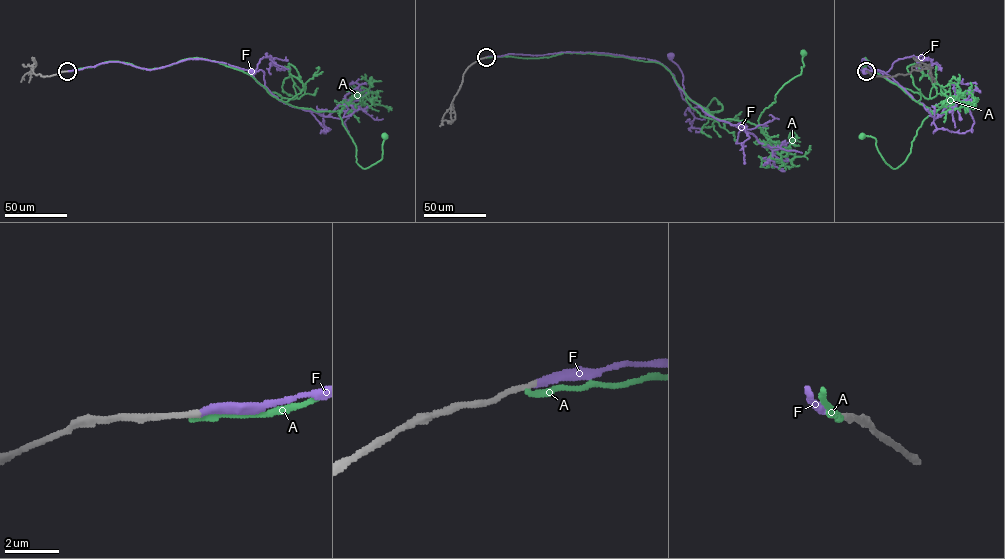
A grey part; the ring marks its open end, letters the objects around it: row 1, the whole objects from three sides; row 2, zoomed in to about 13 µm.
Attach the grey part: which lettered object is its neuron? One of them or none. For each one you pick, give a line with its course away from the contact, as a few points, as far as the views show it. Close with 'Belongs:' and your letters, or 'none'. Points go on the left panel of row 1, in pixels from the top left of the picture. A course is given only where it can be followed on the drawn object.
F: it runs (67, 71), (117, 61), (151, 70), (188, 59), (204, 59), (249, 70), (267, 88), (263, 71), (251, 71)
Belongs: F

